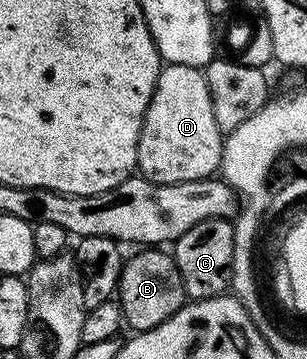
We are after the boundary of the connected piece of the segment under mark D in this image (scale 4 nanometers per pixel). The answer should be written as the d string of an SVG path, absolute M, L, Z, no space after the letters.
M174 63L162 66L157 88L139 133L136 170L143 178L163 185L207 179L220 168L222 142L223 133L219 125L215 125L215 112L211 110L211 93L207 93L204 70Z

